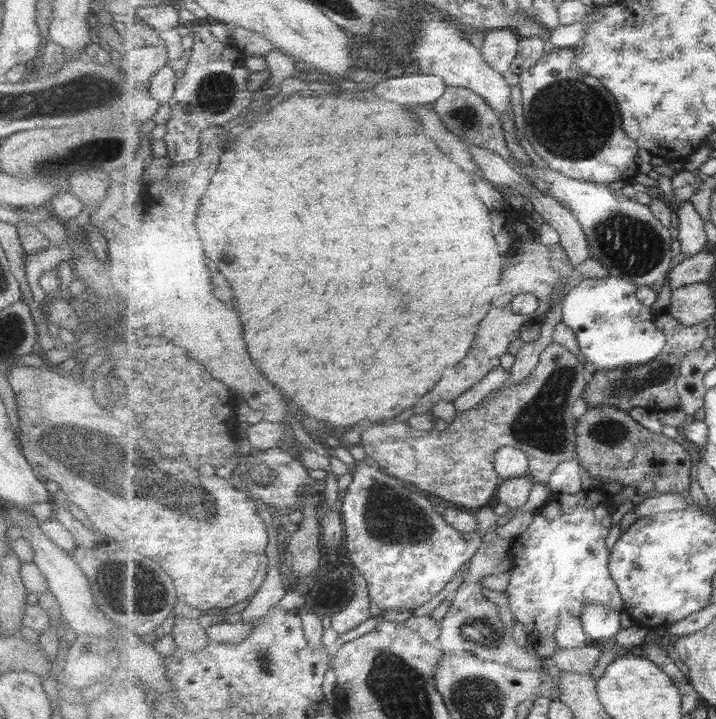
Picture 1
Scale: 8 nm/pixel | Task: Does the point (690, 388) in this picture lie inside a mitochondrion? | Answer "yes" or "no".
no

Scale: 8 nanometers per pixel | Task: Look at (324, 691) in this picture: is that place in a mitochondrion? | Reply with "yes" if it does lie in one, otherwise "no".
no

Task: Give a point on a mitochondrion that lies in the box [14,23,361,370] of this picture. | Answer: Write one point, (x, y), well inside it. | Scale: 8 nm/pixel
(217, 90)

